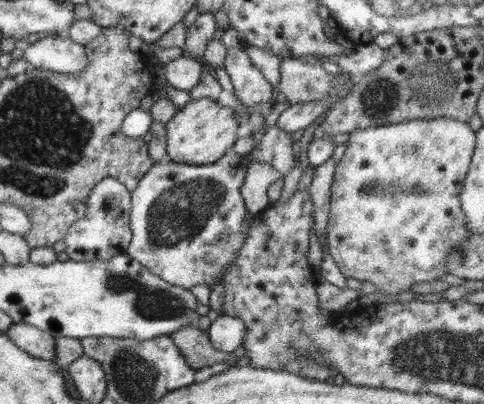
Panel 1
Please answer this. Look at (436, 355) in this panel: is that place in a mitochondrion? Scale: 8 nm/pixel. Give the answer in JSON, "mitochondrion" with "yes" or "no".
{"mitochondrion":"yes"}

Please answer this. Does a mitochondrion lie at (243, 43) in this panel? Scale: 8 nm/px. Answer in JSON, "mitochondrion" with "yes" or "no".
{"mitochondrion":"no"}

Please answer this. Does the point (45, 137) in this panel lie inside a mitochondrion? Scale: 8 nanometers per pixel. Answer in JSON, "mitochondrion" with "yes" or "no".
{"mitochondrion":"yes"}

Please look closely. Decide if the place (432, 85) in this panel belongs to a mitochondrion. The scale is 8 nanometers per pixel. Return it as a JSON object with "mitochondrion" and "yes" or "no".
{"mitochondrion":"yes"}

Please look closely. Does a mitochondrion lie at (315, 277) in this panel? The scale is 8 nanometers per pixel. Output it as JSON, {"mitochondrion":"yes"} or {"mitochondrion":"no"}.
{"mitochondrion":"no"}

